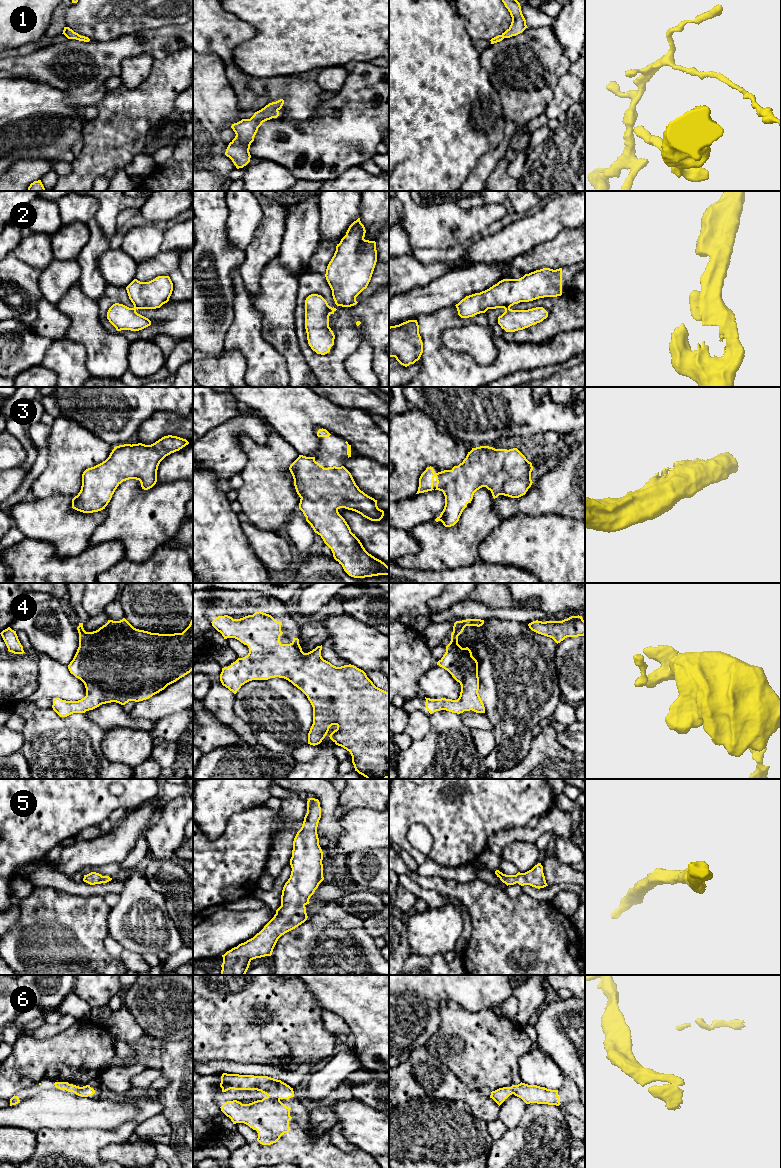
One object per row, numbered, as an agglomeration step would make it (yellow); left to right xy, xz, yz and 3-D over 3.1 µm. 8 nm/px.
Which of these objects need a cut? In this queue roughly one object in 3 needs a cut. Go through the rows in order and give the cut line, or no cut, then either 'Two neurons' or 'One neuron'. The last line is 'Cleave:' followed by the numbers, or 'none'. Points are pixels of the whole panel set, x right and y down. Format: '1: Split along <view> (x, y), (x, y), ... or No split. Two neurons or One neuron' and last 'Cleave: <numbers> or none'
1: No split. One neuron
2: No split. One neuron
3: No split. One neuron
4: No split. One neuron
5: No split. One neuron
6: No split. One neuron
Cleave: none

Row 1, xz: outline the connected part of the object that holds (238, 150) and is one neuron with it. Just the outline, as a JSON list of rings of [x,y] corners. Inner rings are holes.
[[[284,100],[269,103],[261,110],[254,113],[250,119],[242,119],[232,124],[231,128],[235,132],[235,138],[229,143],[225,155],[229,157],[237,169],[243,168],[250,162],[250,145],[258,128],[263,122],[279,116]]]

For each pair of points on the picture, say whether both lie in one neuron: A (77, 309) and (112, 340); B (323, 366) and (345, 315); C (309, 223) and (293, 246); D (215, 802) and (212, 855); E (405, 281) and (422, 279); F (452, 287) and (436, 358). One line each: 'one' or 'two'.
A: one
B: one
C: one
D: two
E: one
F: two

